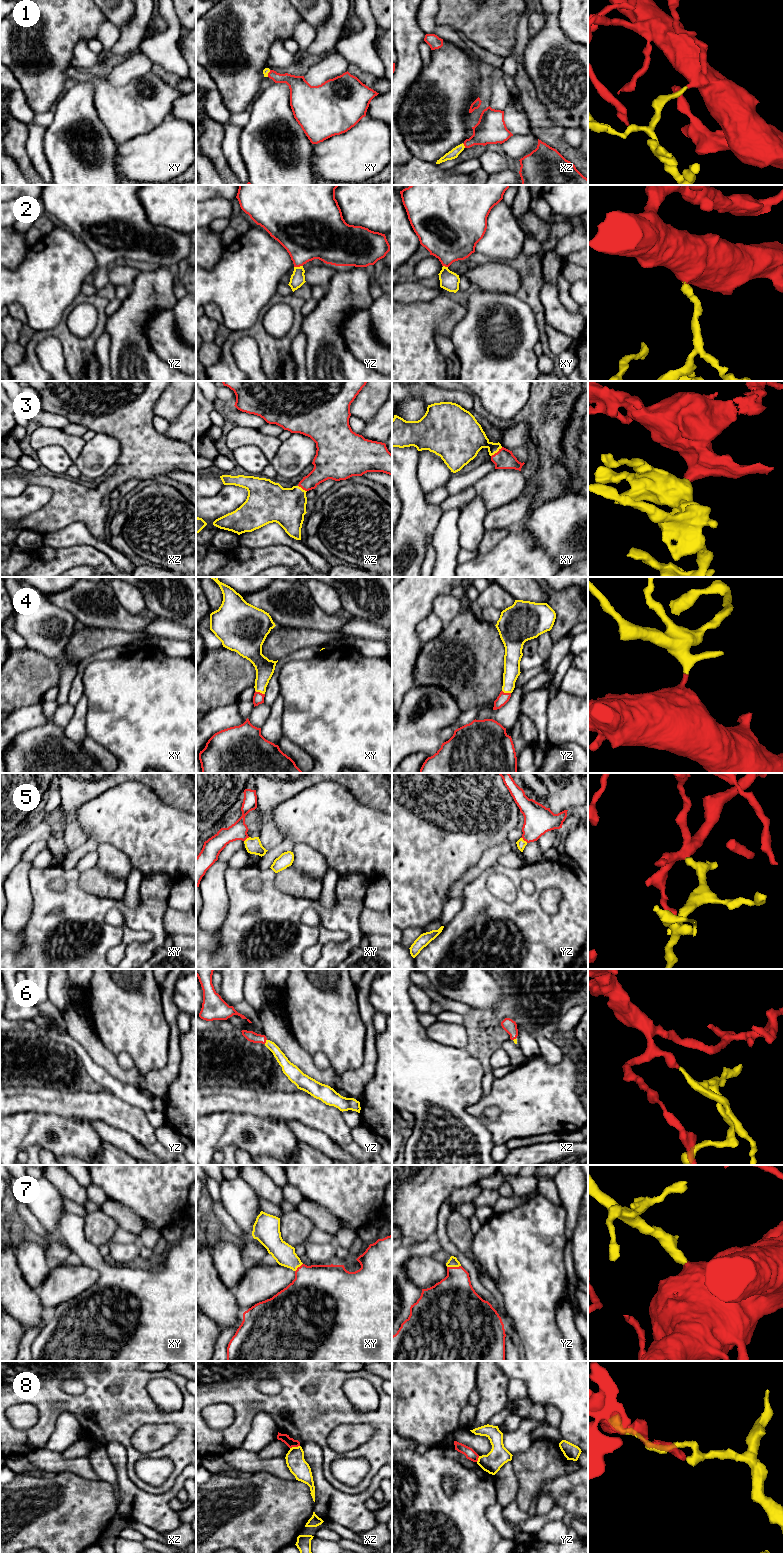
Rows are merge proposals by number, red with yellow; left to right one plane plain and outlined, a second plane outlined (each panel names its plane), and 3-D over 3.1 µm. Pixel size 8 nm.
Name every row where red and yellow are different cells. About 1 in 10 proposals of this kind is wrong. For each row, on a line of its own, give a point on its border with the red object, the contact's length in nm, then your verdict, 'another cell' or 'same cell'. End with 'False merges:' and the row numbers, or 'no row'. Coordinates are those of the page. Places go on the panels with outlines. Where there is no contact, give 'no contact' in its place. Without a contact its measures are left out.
1: xz (464, 145) | 50 nm | same cell
2: yz (298, 266) | 70 nm | same cell
3: xy (497, 452) | 120 nm | same cell
4: xy (259, 692) | 90 nm | same cell
5: yz (524, 840) | 70 nm | same cell
6: yz (265, 1041) | 40 nm | same cell
7: yz (453, 1267) | 110 nm | same cell
8: xz (294, 1446) | 80 nm | another cell
False merges: 8

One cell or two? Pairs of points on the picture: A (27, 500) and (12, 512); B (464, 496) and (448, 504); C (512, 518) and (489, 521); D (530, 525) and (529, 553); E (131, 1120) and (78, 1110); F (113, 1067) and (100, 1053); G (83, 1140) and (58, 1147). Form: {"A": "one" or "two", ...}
{"A": "one", "B": "one", "C": "one", "D": "two", "E": "one", "F": "one", "G": "one"}

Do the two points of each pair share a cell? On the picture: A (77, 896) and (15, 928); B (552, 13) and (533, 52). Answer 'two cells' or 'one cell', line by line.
A: two cells
B: one cell

